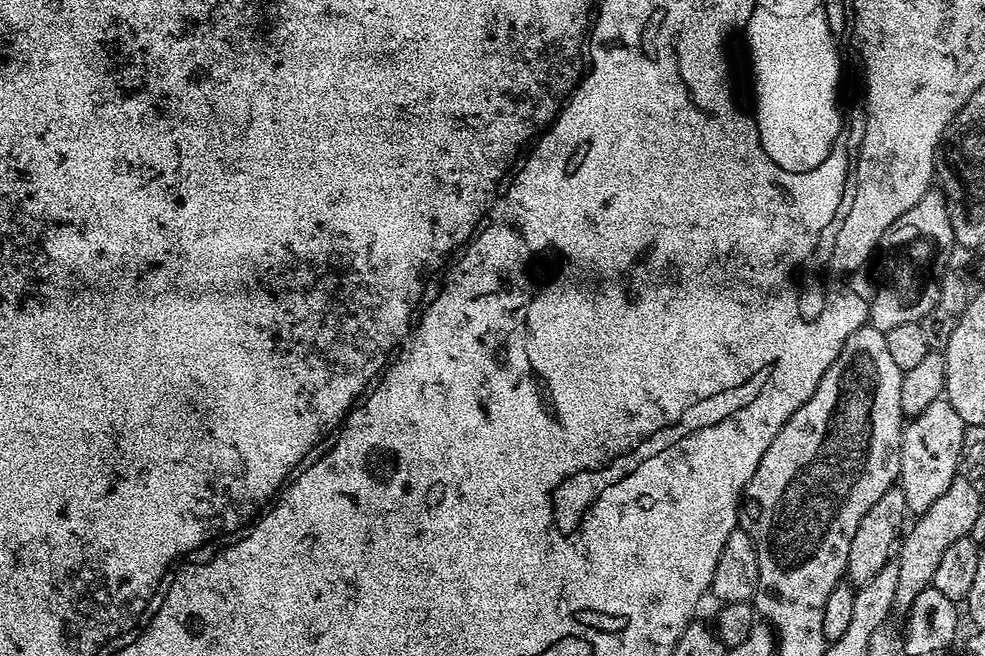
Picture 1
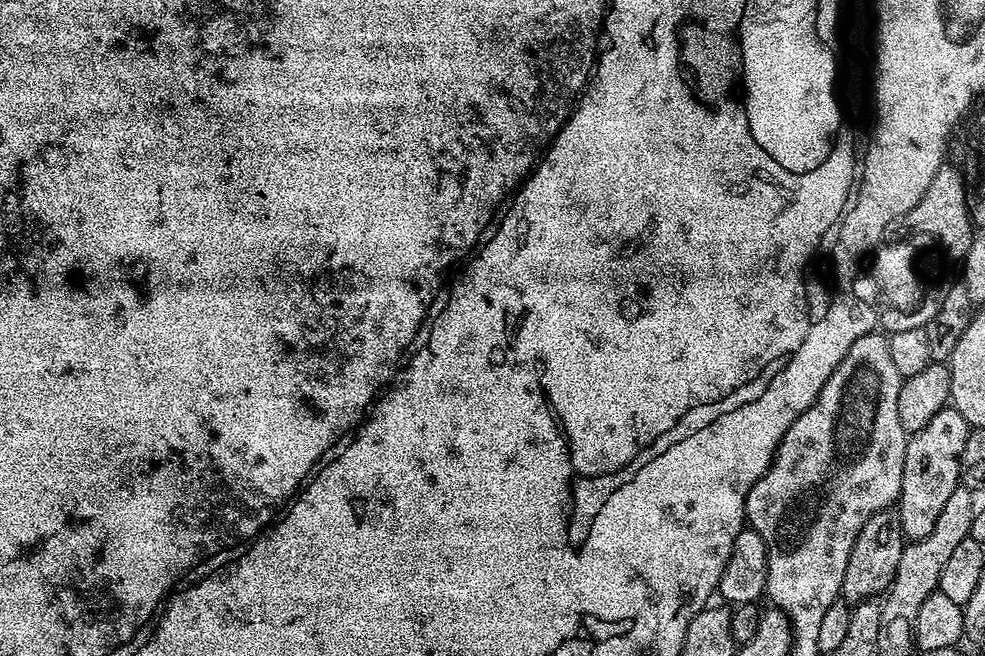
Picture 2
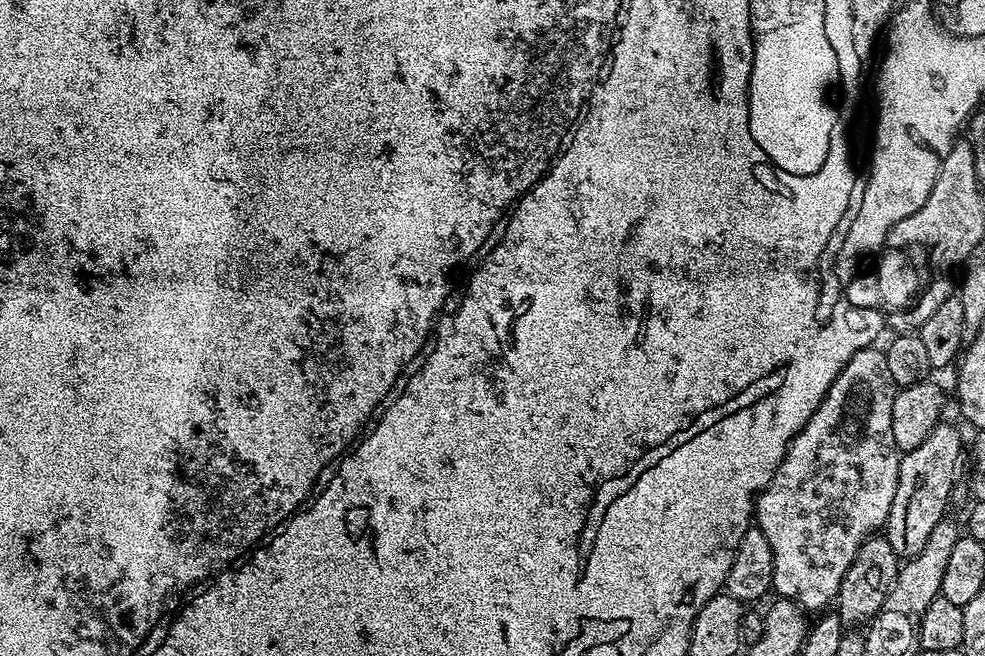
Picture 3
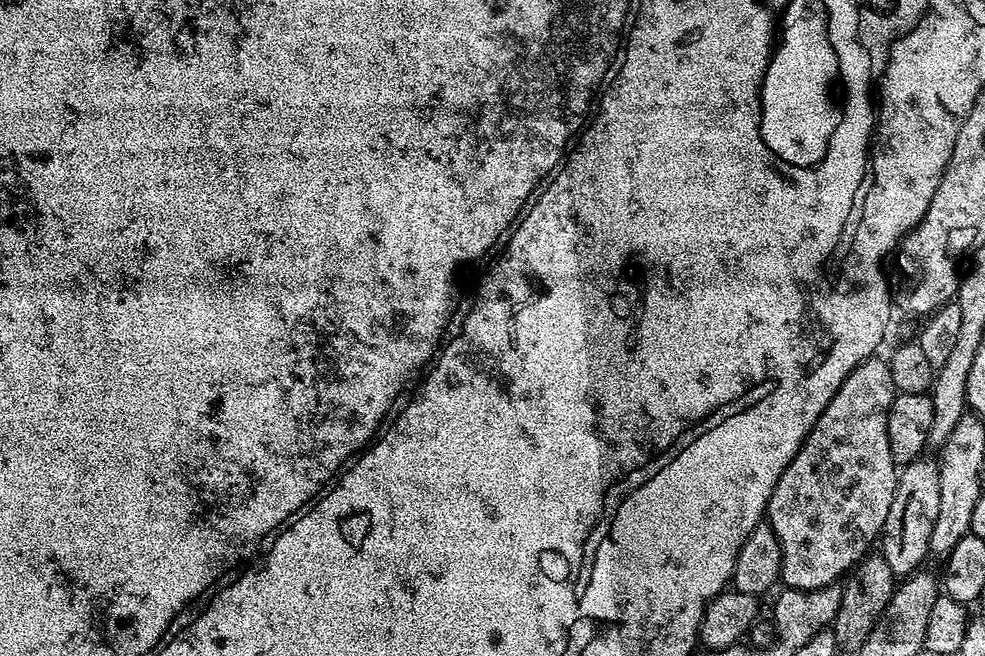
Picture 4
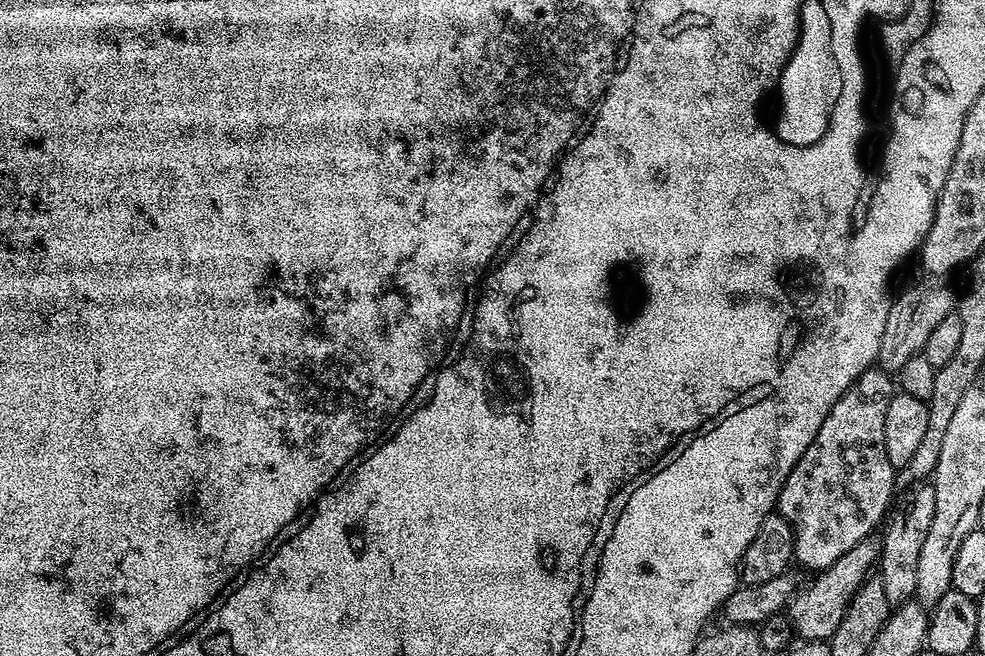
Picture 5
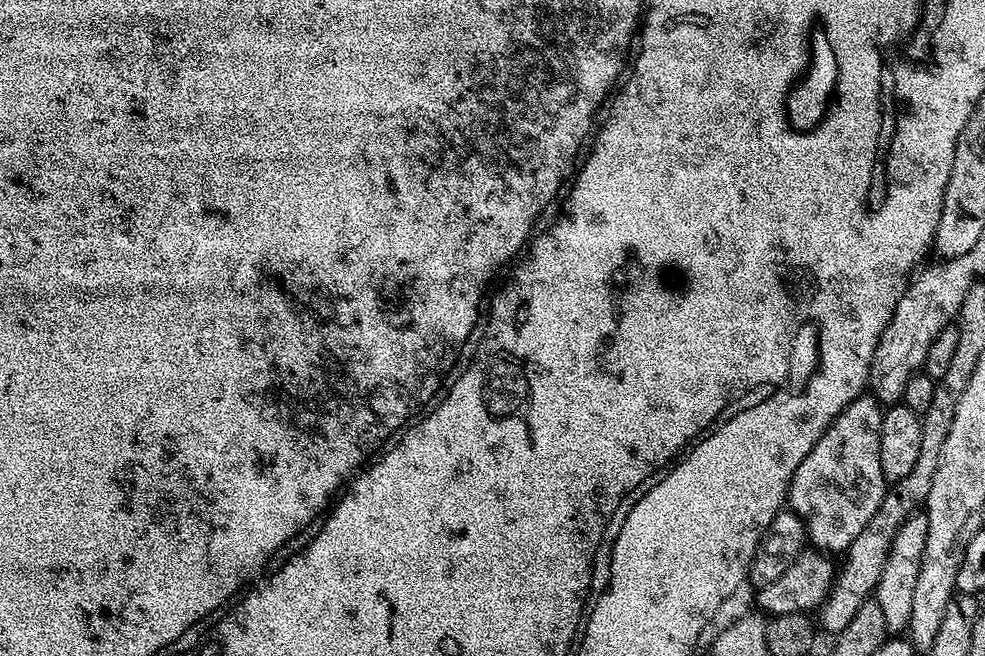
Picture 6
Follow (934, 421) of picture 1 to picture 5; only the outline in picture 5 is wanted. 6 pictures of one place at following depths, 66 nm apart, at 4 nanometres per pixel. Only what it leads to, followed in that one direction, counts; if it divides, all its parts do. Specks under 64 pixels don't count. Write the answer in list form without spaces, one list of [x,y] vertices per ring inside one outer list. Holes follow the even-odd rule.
[[[917,483],[905,492],[908,493],[900,504],[900,512],[891,513],[887,521],[888,529],[886,524],[880,542],[878,578],[882,582],[882,590],[886,590],[889,605],[892,606],[907,604],[915,597],[918,586],[918,558],[922,554],[926,534],[930,534],[930,522],[934,522],[934,490],[931,483]]]

